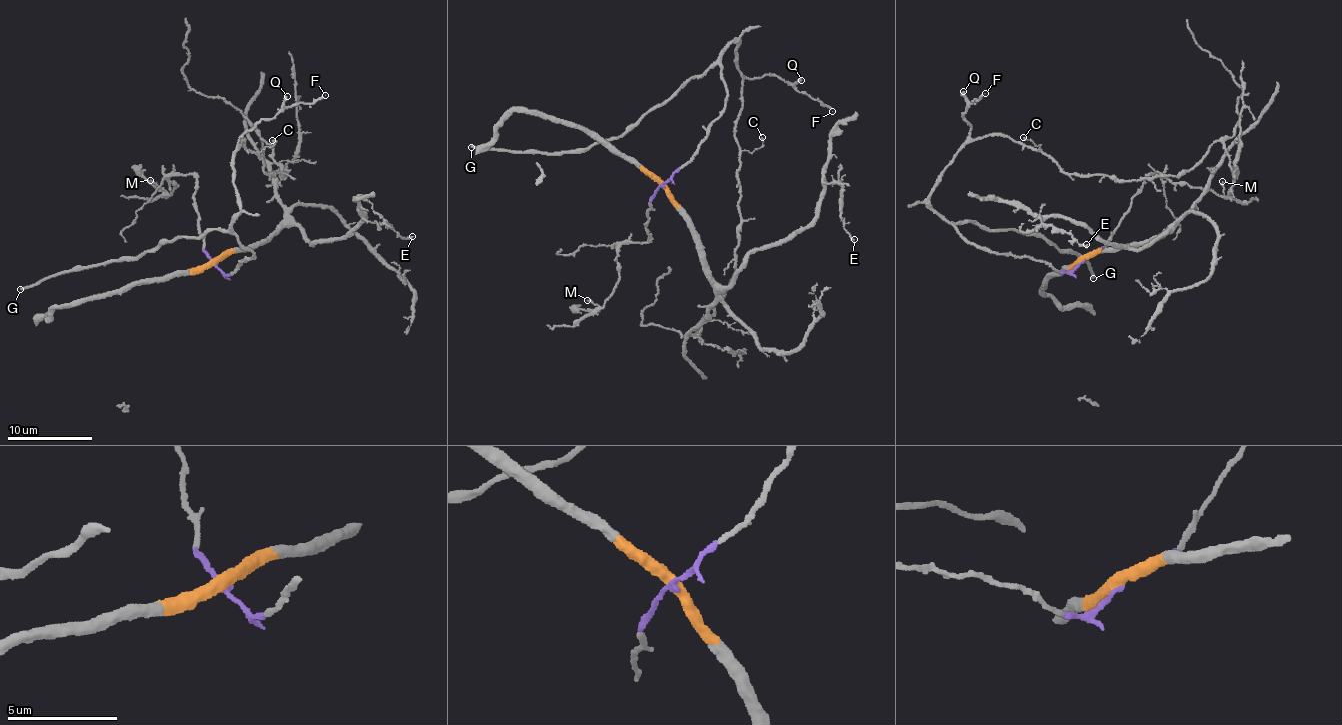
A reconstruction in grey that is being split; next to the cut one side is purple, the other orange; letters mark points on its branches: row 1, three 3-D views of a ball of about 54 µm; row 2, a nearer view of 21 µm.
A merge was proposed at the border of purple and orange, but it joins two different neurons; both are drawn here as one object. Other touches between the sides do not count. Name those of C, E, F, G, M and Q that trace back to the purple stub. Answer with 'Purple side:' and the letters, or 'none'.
Purple side: C, F, G, M, Q

